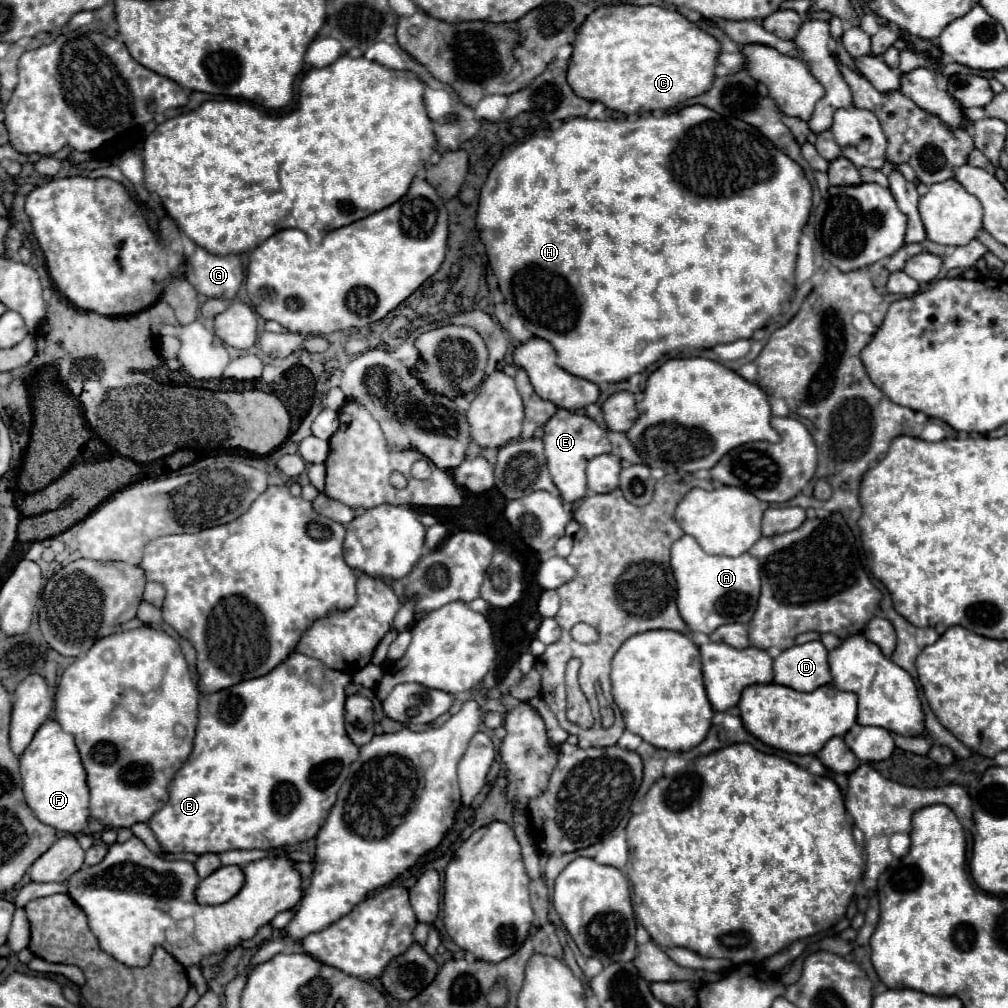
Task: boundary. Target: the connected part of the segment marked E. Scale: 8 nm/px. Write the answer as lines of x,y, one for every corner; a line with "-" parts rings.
559,409
545,423
543,443
545,443
547,467
549,467
549,473
553,477
553,483
557,485
557,489
561,493
561,499
567,501
567,503
575,503
575,501
583,499
585,493
587,493
587,483
585,483
585,467
587,467
587,461
593,459
593,457
597,457
597,455
611,453
611,443
607,439
607,431
601,429
587,415

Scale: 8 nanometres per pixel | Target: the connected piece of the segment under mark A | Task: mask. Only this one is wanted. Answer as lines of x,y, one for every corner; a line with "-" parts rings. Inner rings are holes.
683,535
671,545
671,567
677,581
677,607
691,631
711,635
725,623
749,623
759,599
759,561
749,553
739,557
709,555
691,537

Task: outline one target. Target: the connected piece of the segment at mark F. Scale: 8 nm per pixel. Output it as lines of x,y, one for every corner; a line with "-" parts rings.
49,719
39,727
19,761
25,801
35,817
45,825
55,827
57,831
73,835
81,833
89,825
89,787
75,739
67,735
57,721

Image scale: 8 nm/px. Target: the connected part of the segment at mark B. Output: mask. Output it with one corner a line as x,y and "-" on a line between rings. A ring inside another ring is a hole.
291,653
283,663
279,663
279,667
271,669
263,677
247,679
243,683
237,683
235,687
211,695
203,695
199,701
199,723
197,723
193,753
169,785
169,801
149,821
149,827
153,829
159,843
163,845
163,851
171,851
171,853
185,851
185,853
203,855
203,853
223,853
231,849
279,849
279,847
293,847
301,841
315,837
321,825
325,823
329,809
335,803
339,787
347,779
349,765
359,757
359,747
355,747
355,743
351,743
351,739
345,733
345,685
349,681
351,677
343,671
325,669
325,665
319,663
317,659
305,657
301,653

